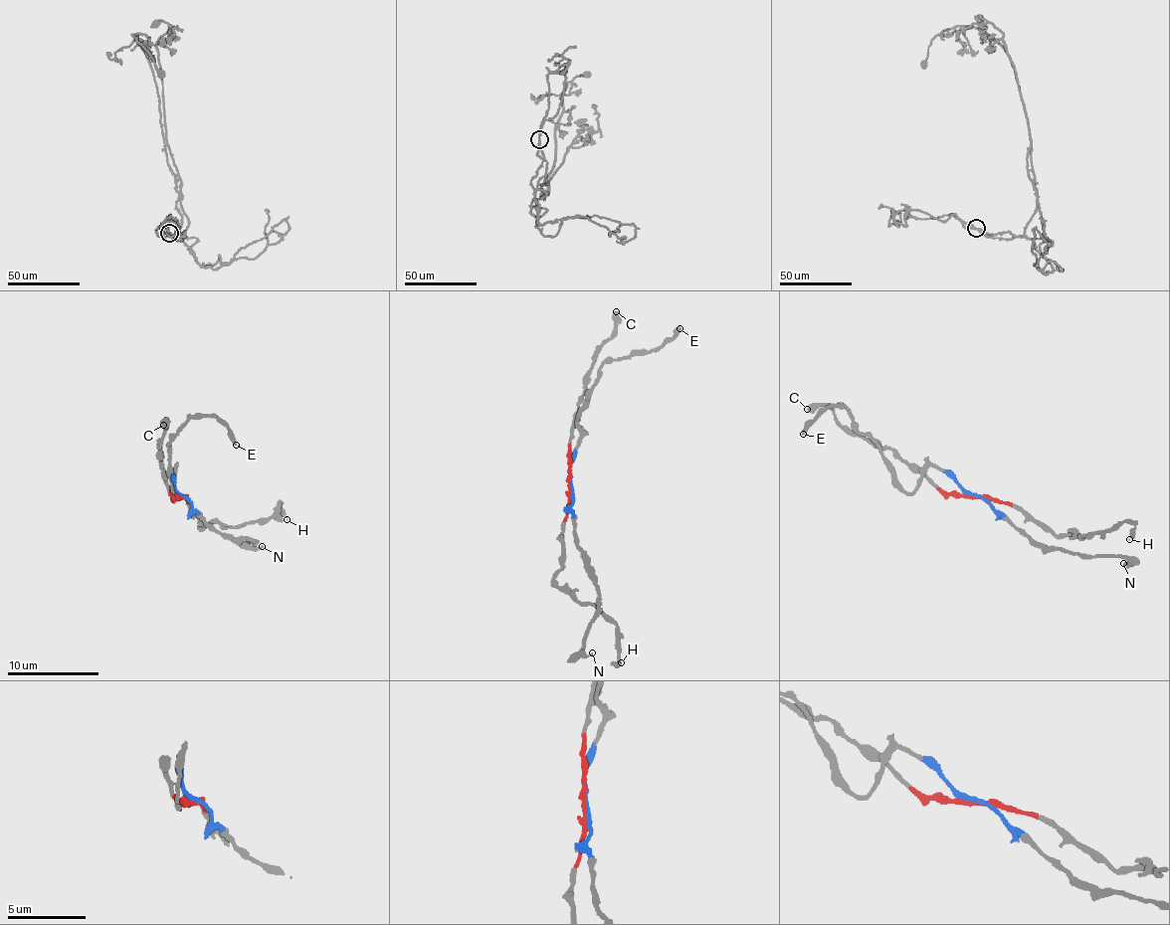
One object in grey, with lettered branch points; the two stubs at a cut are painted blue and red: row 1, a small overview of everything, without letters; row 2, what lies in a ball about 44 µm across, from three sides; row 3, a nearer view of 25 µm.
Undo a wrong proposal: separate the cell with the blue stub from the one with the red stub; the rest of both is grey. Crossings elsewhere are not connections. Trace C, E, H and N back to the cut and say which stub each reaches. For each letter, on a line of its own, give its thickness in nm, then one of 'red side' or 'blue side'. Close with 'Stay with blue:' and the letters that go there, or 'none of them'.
C: 550 nm thick; red side
E: 300 nm thick; blue side
H: 130 nm thick; red side
N: 190 nm thick; blue side
Stay with blue: E, N

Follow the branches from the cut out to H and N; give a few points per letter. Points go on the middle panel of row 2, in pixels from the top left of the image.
H: (570, 483), (561, 570), (554, 582), (581, 603), (592, 603), (616, 625), (616, 666), (621, 662)
N: (570, 483), (575, 540), (597, 593), (597, 618), (587, 632), (585, 647), (579, 651), (587, 654), (592, 652)

